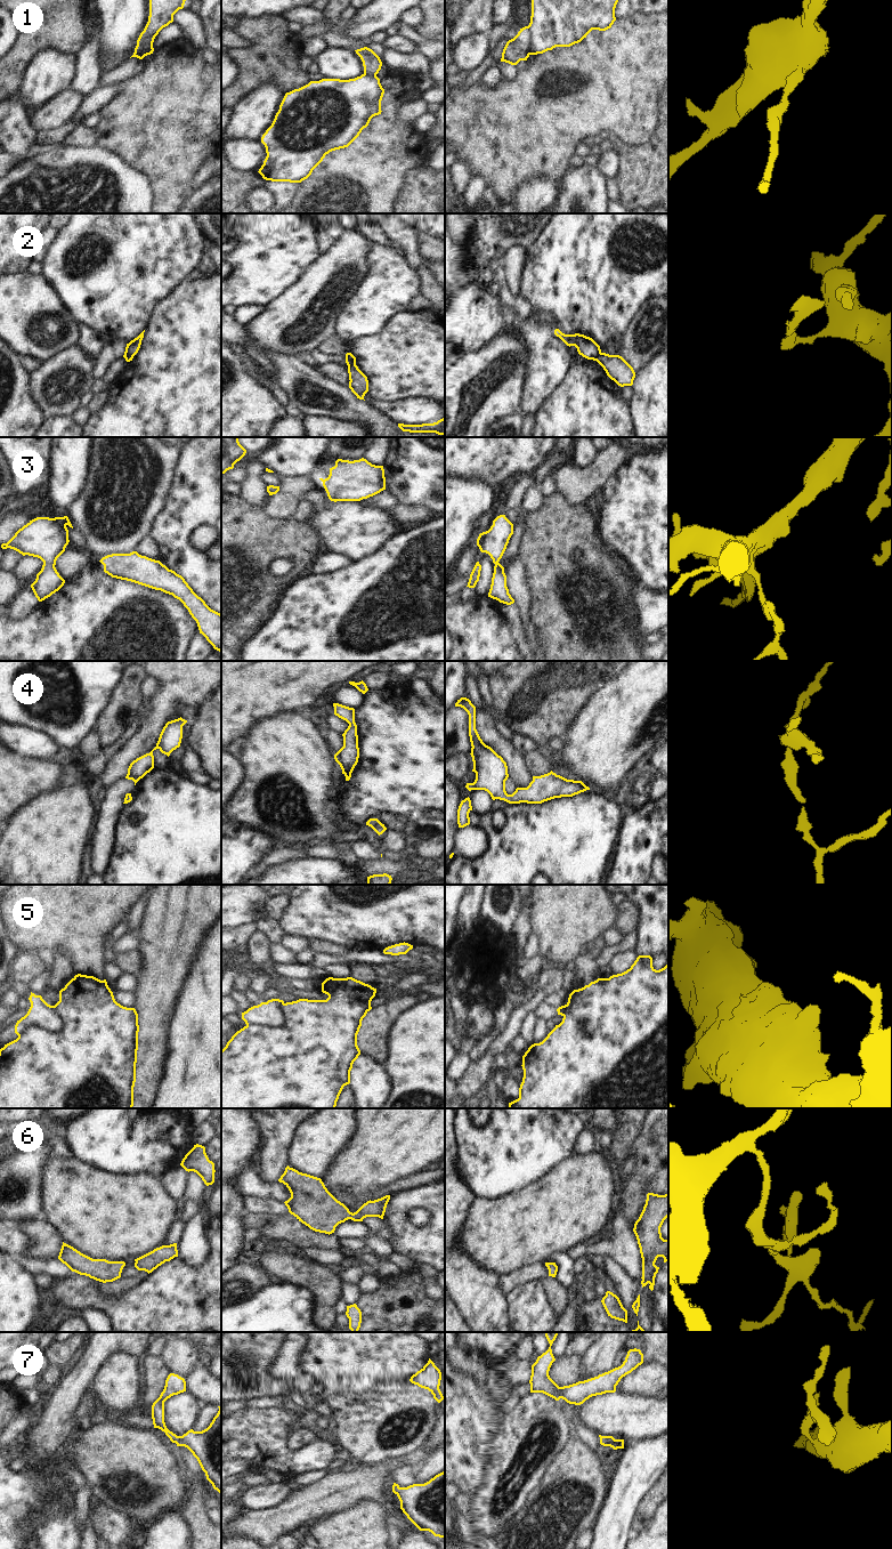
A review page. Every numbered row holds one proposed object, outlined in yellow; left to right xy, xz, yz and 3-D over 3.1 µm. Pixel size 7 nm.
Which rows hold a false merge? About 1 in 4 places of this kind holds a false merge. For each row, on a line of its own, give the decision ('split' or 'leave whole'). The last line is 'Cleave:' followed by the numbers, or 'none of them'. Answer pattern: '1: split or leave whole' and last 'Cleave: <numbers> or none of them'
1: split
2: split
3: leave whole
4: leave whole
5: split
6: leave whole
7: leave whole
Cleave: 1, 2, 5

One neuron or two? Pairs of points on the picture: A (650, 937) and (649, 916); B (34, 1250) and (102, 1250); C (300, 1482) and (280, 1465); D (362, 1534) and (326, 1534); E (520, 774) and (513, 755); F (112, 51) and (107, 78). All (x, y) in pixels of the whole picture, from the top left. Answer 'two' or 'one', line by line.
A: one
B: two
C: two
D: one
E: one
F: two

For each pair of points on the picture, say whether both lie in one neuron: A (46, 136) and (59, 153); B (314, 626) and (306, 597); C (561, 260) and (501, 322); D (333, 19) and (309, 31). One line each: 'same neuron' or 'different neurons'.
A: different neurons
B: same neuron
C: different neurons
D: same neuron

